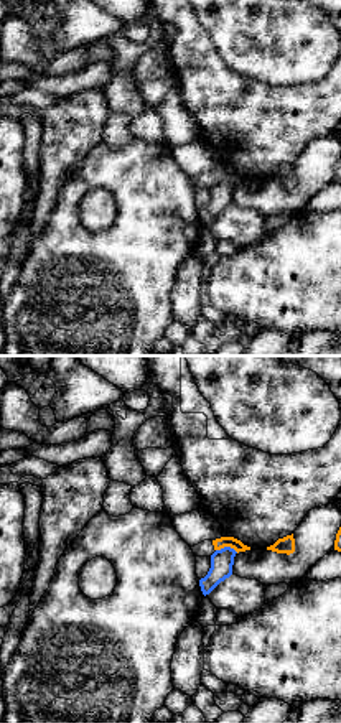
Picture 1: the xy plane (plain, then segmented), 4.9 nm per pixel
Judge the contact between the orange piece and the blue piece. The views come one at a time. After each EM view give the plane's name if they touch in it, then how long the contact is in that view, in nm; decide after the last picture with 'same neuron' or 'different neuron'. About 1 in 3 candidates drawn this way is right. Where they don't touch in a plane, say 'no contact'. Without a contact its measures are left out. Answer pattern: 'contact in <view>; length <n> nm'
contact in xy; length 110 nm

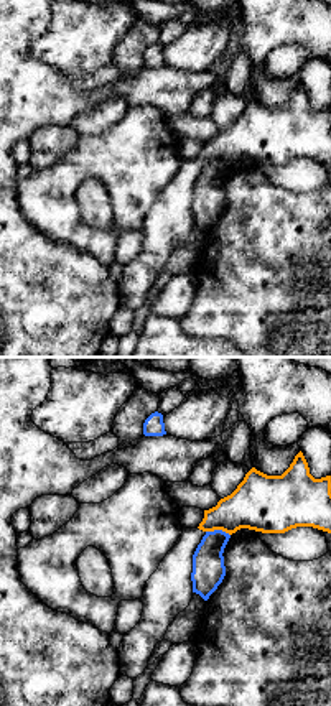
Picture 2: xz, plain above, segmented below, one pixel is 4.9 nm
contact in xz; length 120 nm

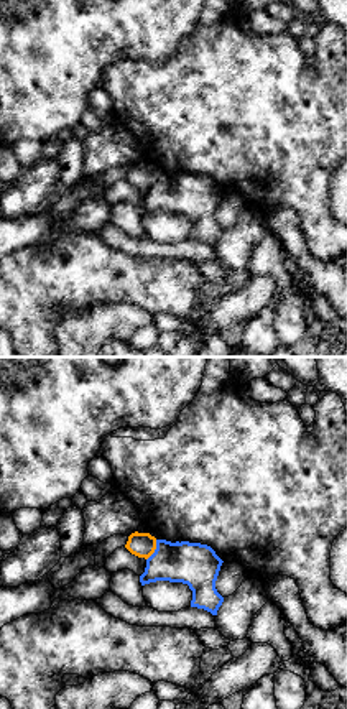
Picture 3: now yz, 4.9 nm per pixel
contact in yz; length 120 nm

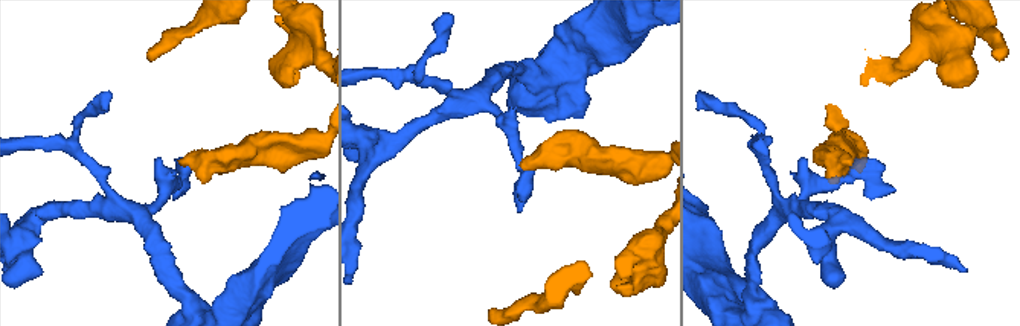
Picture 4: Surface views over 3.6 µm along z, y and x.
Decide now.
different neuron

